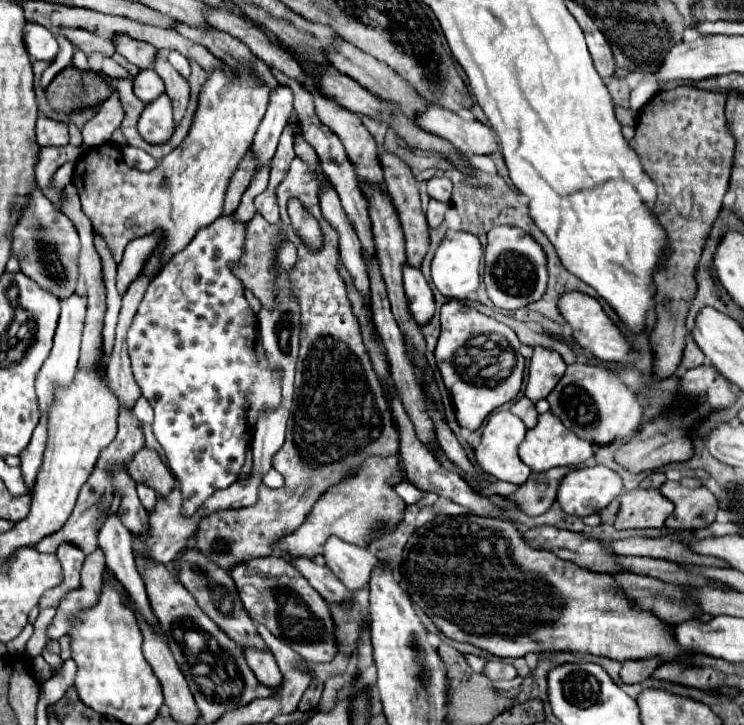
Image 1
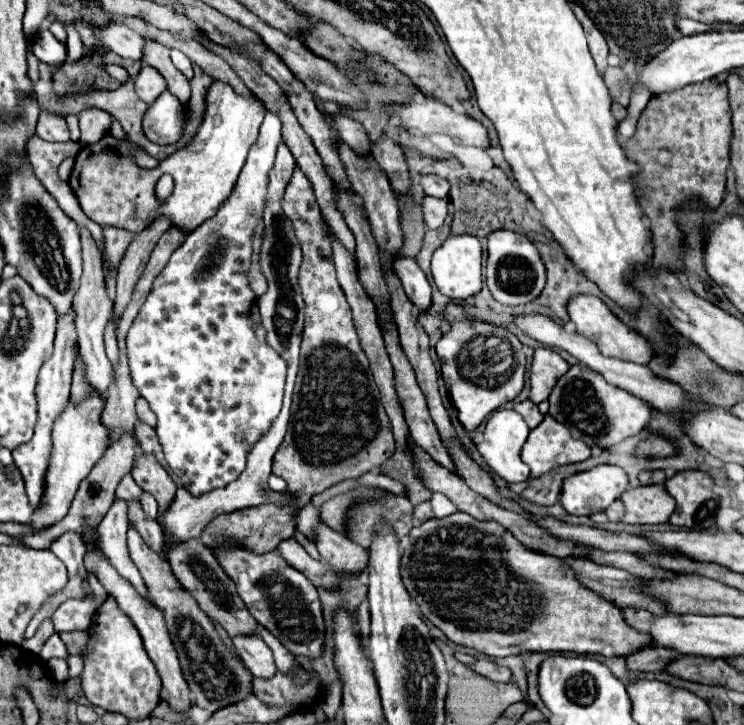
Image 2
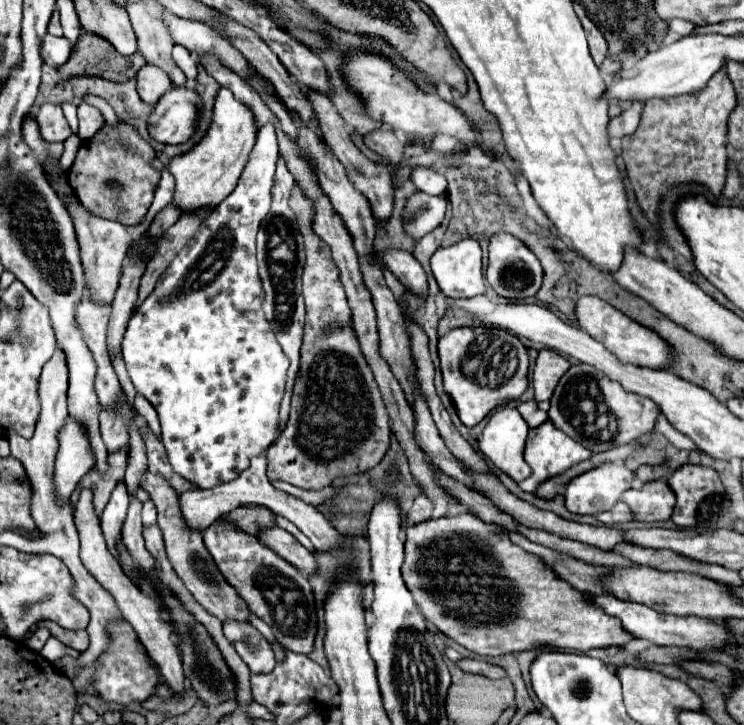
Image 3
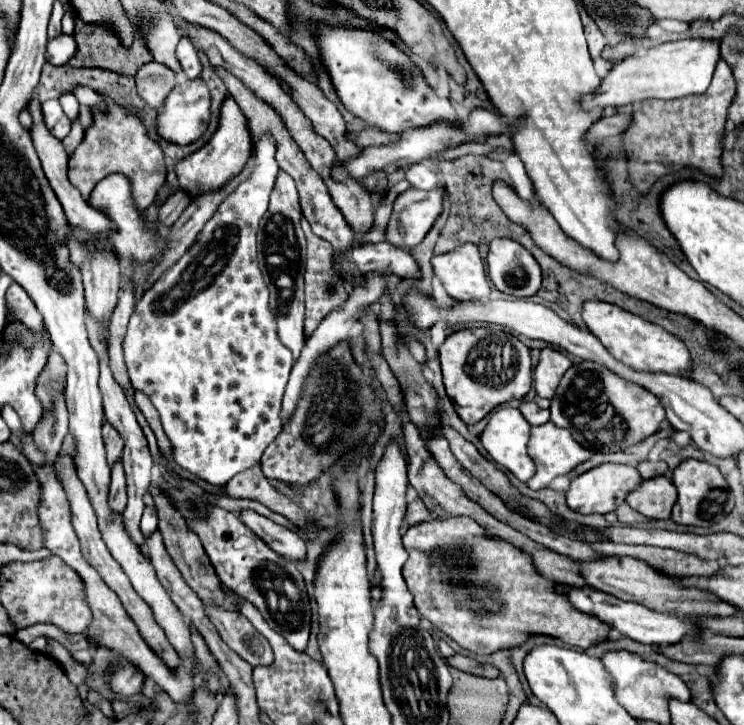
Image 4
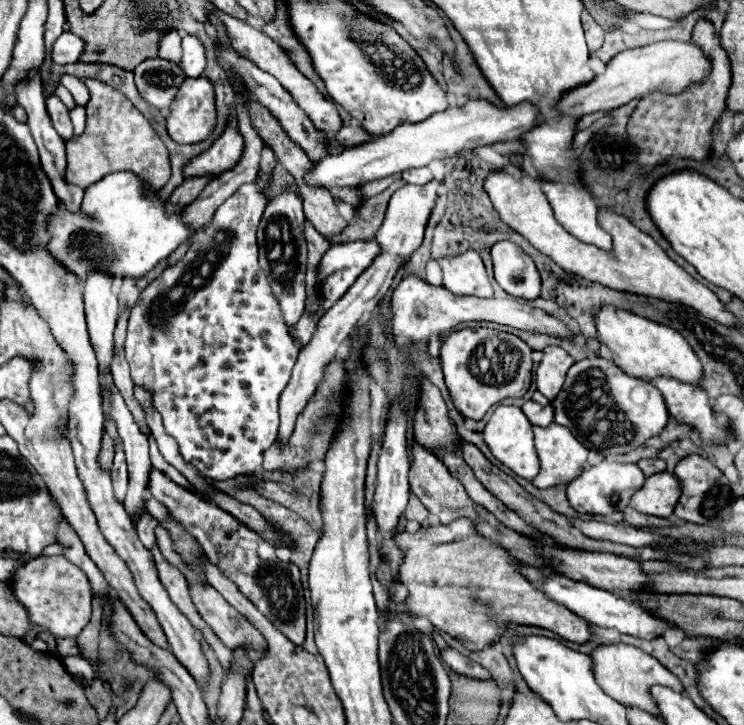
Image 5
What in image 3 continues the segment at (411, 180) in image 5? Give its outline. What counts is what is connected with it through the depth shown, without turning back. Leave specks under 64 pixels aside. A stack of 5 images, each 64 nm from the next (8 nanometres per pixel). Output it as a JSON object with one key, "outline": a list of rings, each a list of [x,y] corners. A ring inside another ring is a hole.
{"outline":[[[416,166],[412,170],[410,180],[416,184],[418,190],[422,190],[426,194],[444,194],[446,192],[446,178],[432,168]]]}

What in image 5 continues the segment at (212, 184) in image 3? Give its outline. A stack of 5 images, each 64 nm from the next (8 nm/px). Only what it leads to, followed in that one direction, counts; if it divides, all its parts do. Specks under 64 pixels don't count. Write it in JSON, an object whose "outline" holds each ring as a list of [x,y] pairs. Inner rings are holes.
{"outline":[[[230,110],[230,120],[224,130],[224,136],[220,136],[210,150],[202,152],[194,162],[188,162],[184,166],[184,176],[204,176],[204,174],[222,174],[224,170],[232,168],[242,154],[242,136],[236,130],[236,110]]]}

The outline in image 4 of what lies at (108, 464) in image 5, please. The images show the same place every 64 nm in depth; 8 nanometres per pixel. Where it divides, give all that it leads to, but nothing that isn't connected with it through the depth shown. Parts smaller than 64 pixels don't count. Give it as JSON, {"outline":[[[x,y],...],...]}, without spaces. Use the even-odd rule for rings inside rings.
{"outline":[[[104,422],[104,426],[102,426],[102,434],[104,434],[104,446],[106,446],[108,464],[114,464],[116,458],[122,454],[124,442],[122,442],[122,438],[118,436],[118,432],[108,422]]]}

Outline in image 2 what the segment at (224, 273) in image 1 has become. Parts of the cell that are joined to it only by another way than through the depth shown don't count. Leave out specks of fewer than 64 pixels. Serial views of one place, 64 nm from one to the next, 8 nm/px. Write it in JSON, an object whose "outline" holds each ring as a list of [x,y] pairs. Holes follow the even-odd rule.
{"outline":[[[266,112],[258,140],[248,152],[248,160],[230,198],[220,206],[216,216],[188,234],[186,242],[172,254],[126,334],[126,356],[132,382],[158,418],[156,434],[170,470],[192,494],[204,494],[236,480],[244,472],[252,446],[256,446],[260,434],[268,430],[282,408],[286,362],[266,342],[258,298],[248,282],[252,238],[256,226],[262,222],[268,178],[280,138],[280,118]]]}

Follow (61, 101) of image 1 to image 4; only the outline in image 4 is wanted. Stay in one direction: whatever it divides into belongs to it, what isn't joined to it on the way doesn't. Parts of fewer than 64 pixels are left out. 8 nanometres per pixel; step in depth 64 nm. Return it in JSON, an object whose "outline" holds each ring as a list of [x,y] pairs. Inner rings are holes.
{"outline":[[[74,14],[74,20],[76,20],[74,38],[78,42],[78,52],[68,62],[68,66],[98,66],[98,68],[114,70],[118,74],[134,76],[142,64],[152,60],[152,54],[144,50],[144,38],[140,38],[140,30],[136,30],[136,42],[132,42],[128,50],[124,50],[124,46],[120,46],[120,38],[116,38],[116,34],[108,30],[108,26],[86,26],[84,22],[80,22],[80,18],[76,18],[76,14]]]}

